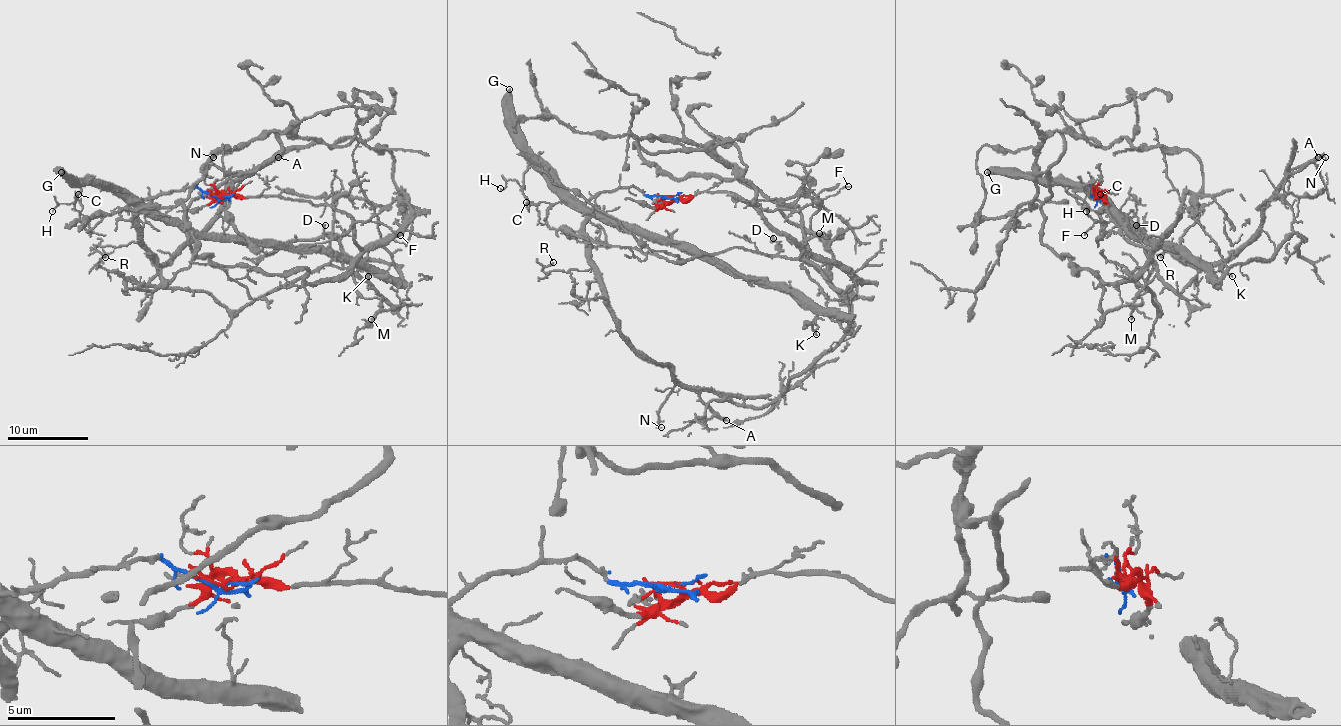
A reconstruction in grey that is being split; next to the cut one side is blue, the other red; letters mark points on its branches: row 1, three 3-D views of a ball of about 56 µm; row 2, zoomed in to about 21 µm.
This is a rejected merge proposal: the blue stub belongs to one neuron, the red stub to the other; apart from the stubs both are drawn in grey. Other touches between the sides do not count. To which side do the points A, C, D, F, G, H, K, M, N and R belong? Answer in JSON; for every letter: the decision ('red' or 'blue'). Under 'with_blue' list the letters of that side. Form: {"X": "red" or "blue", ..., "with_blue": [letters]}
{"A": "blue", "C": "blue", "D": "red", "F": "red", "G": "blue", "H": "blue", "K": "blue", "M": "red", "N": "blue", "R": "blue", "with_blue": ["A", "C", "G", "H", "K", "N", "R"]}

